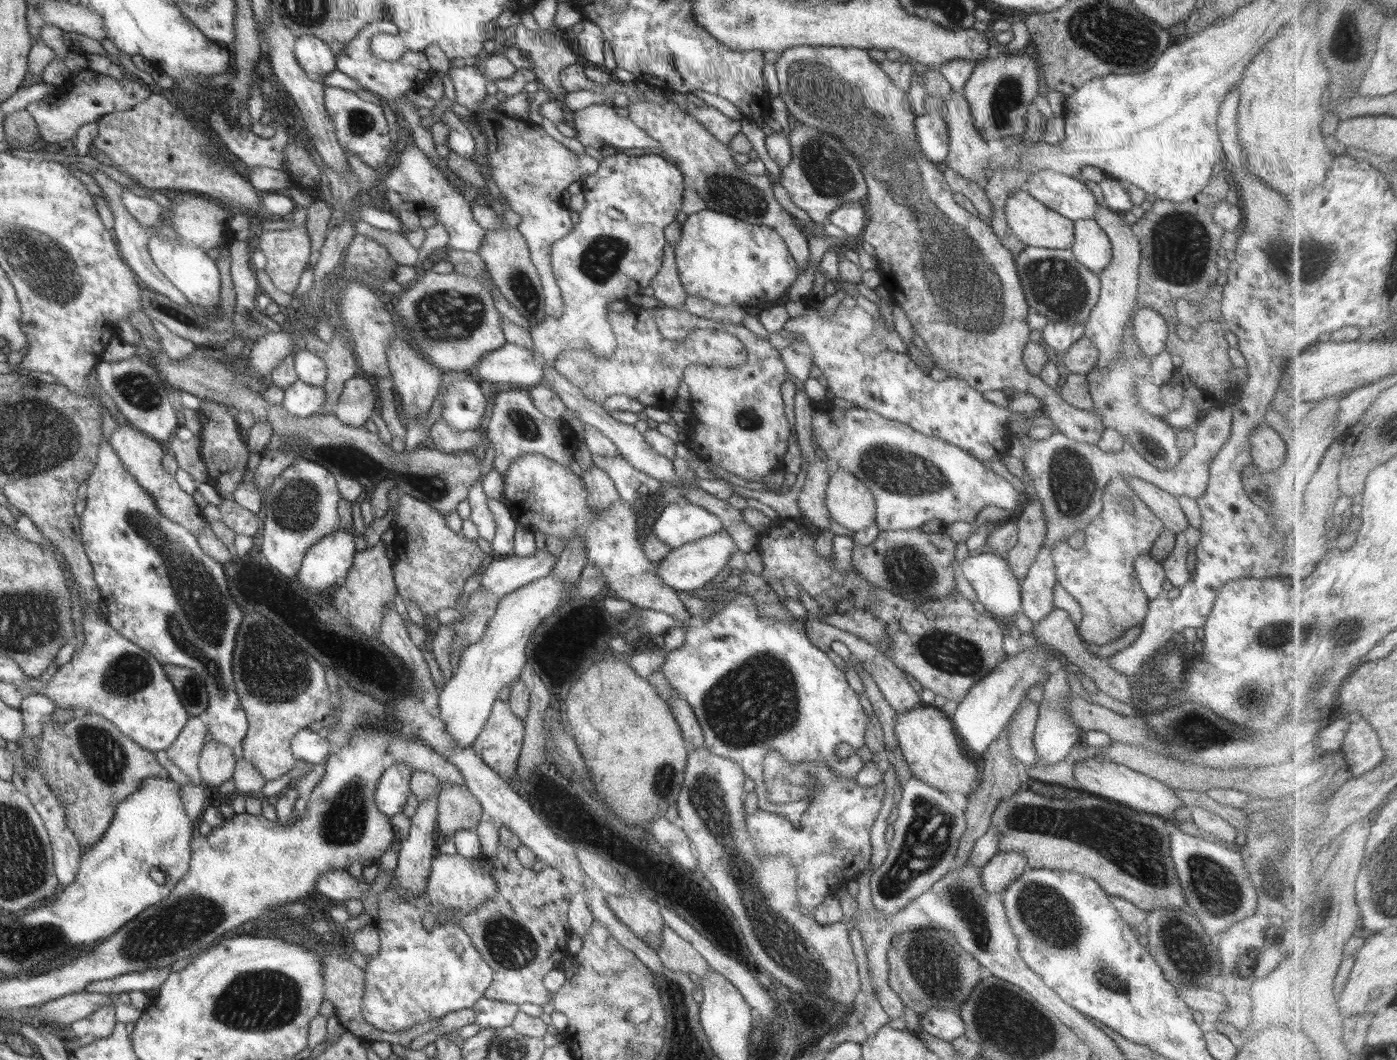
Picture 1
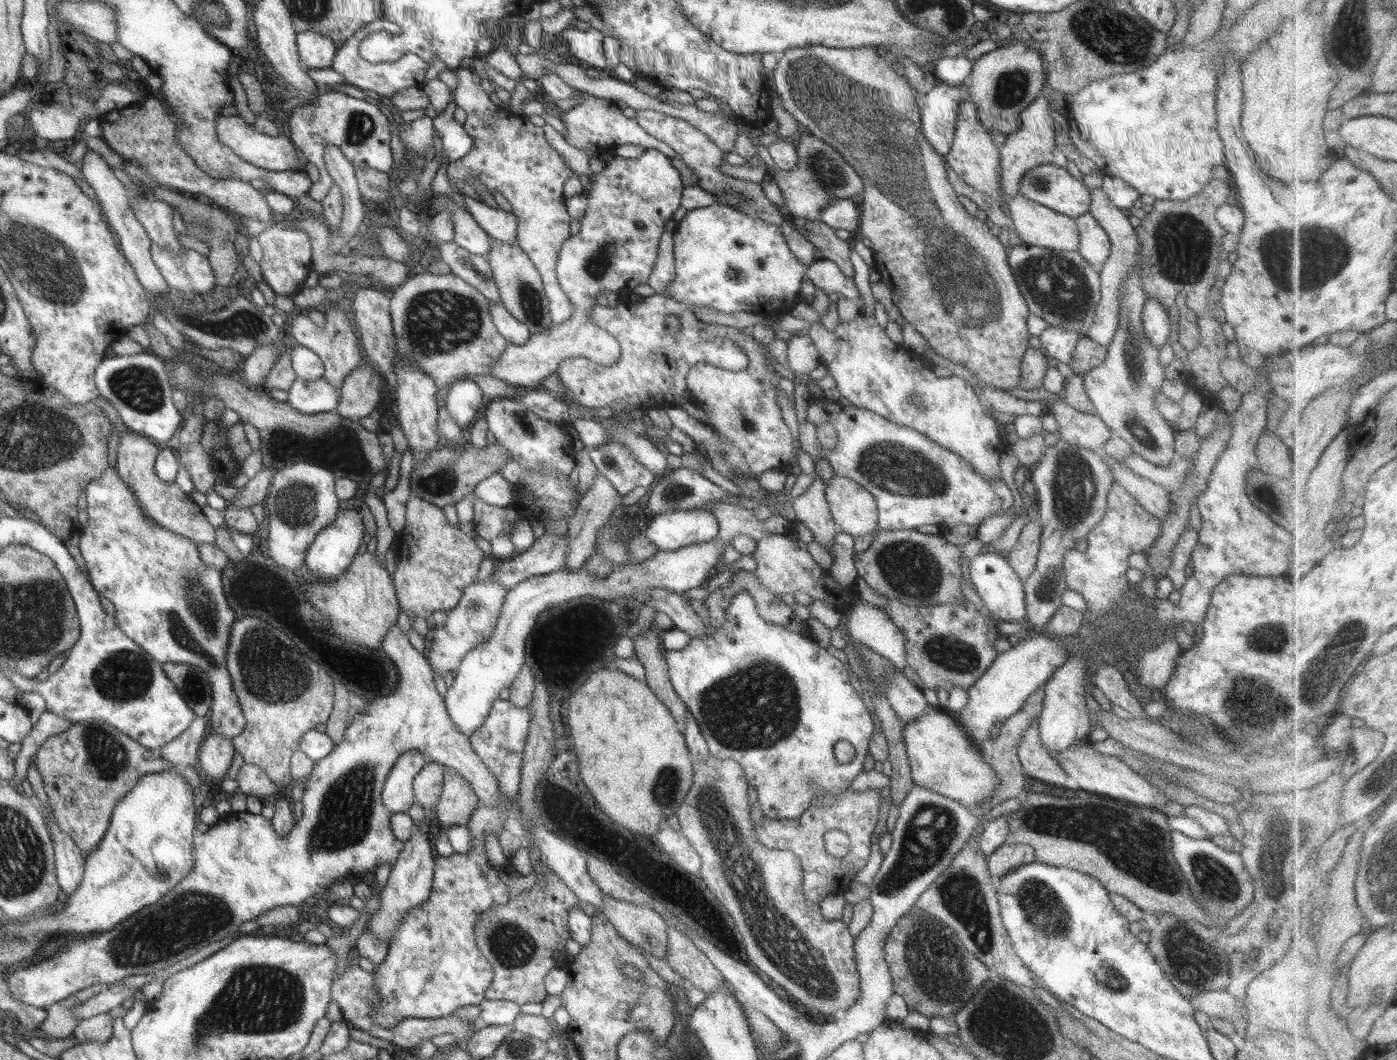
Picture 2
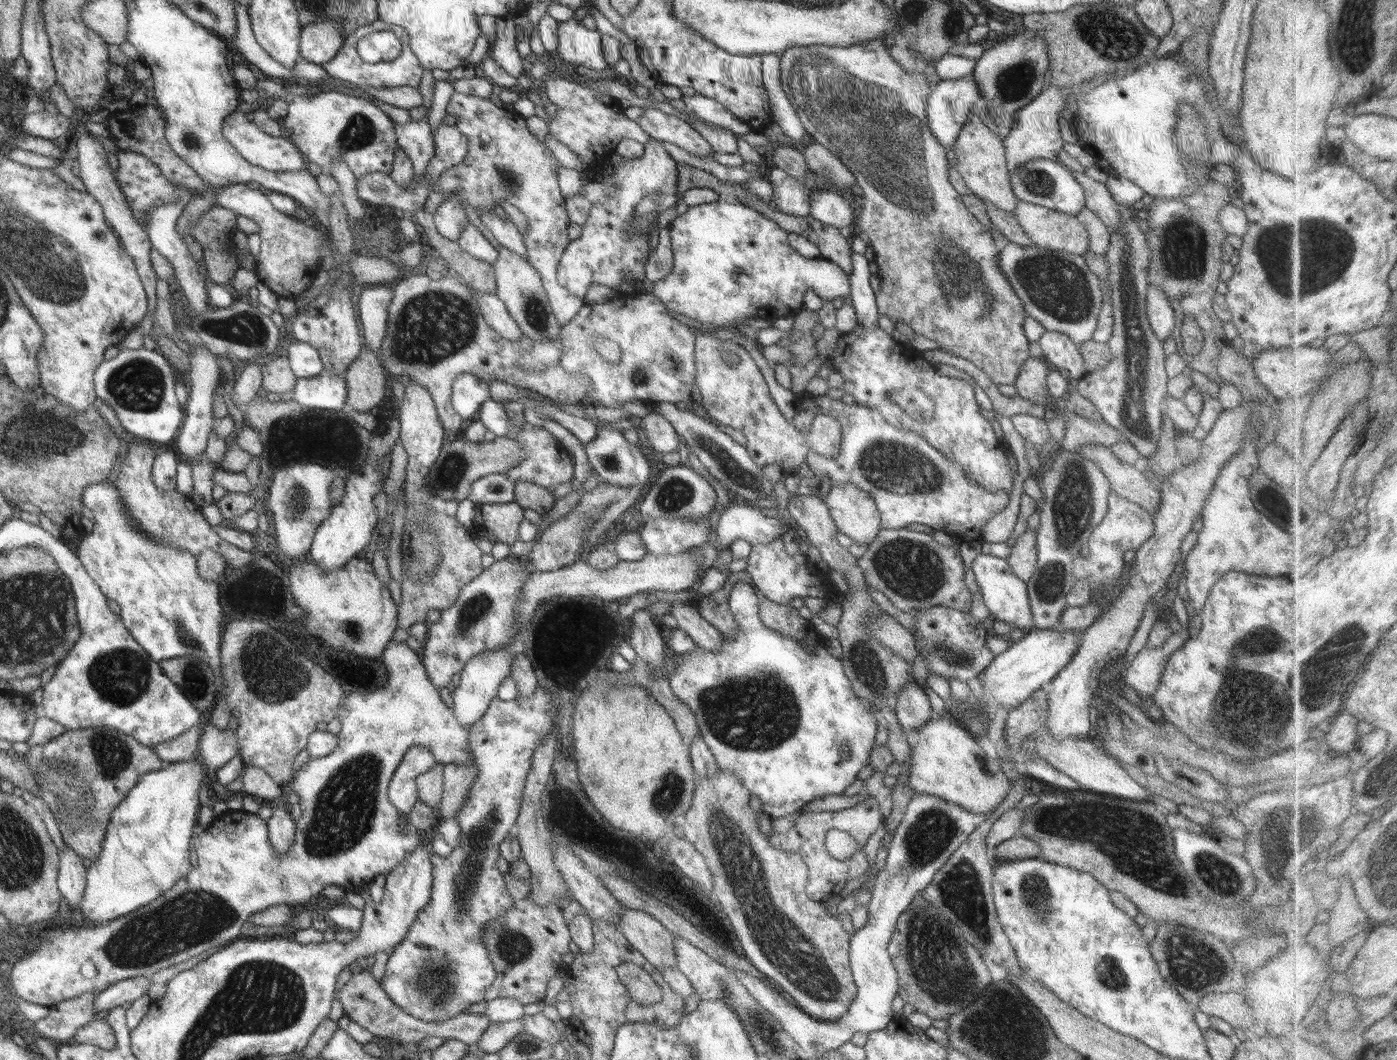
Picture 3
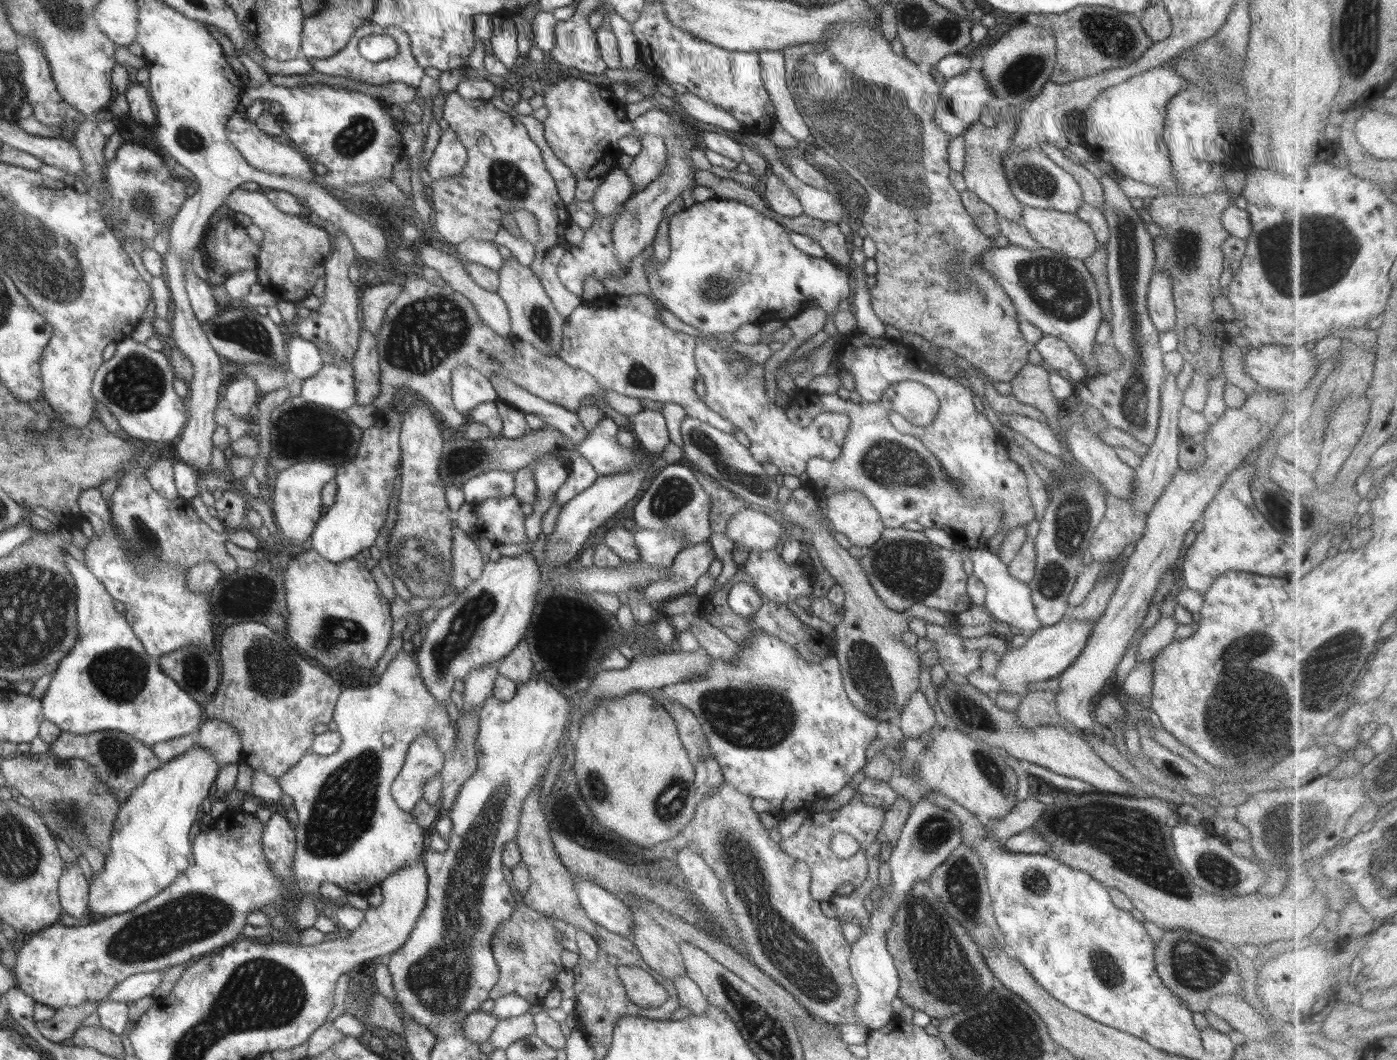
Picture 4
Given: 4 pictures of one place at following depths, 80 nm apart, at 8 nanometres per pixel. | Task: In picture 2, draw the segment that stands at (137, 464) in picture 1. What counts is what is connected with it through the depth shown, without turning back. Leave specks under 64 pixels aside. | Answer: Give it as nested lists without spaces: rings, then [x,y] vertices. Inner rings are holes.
[[[130,430],[127,434],[123,433],[119,436],[116,467],[124,483],[136,492],[136,499],[140,500],[143,513],[166,530],[172,530],[176,534],[187,535],[188,538],[194,539],[196,545],[203,542],[215,542],[219,529],[208,523],[201,508],[182,488],[178,487],[176,482],[166,483],[156,476],[154,466],[162,445]]]

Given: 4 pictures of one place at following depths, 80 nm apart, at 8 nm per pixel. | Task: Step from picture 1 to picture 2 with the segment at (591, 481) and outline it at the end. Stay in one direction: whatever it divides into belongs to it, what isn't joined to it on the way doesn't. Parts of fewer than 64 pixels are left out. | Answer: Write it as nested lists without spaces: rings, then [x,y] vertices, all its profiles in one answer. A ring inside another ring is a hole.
[[[600,474],[596,475],[596,478],[592,480],[592,487],[580,497],[578,508],[569,517],[566,533],[569,536],[569,545],[566,552],[564,570],[568,570],[568,572],[580,570],[580,568],[585,566],[586,560],[595,554],[595,545],[597,544],[599,530],[607,524],[611,518],[611,514],[620,507],[622,499],[623,497],[614,489],[614,486],[612,486],[606,477]]]

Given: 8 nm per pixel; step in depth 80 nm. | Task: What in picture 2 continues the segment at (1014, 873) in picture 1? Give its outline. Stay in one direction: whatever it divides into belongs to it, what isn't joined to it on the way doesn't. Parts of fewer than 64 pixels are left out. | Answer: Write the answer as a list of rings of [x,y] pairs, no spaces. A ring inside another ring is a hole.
[[[1006,843],[987,856],[992,880],[999,880],[1002,875],[1034,861],[1036,857],[1034,857],[1032,846],[1018,843]]]

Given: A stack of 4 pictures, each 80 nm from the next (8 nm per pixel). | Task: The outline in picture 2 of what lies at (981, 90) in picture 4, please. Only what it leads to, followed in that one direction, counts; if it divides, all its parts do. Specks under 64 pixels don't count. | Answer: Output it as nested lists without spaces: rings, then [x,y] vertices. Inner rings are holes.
[[[939,80],[922,96],[922,132],[933,149],[943,157],[950,152],[954,140],[960,103],[968,97],[966,85],[950,86]]]

